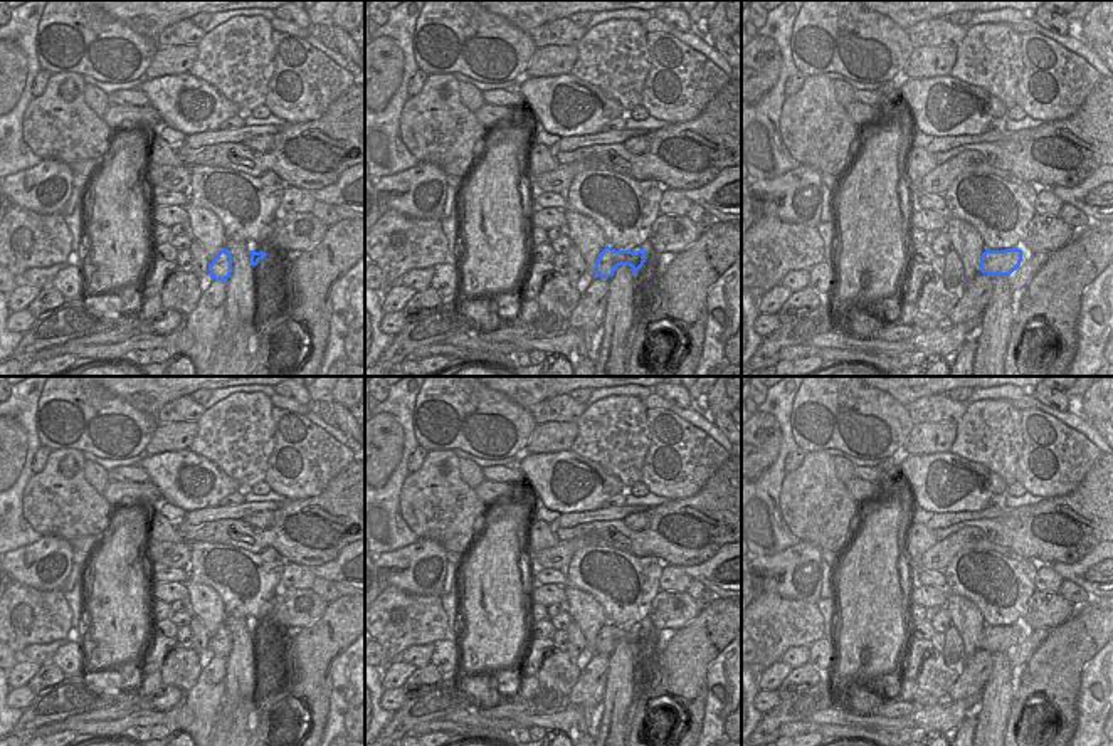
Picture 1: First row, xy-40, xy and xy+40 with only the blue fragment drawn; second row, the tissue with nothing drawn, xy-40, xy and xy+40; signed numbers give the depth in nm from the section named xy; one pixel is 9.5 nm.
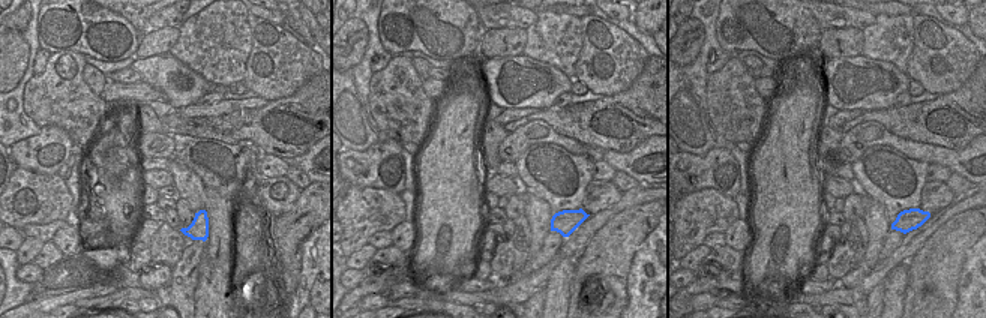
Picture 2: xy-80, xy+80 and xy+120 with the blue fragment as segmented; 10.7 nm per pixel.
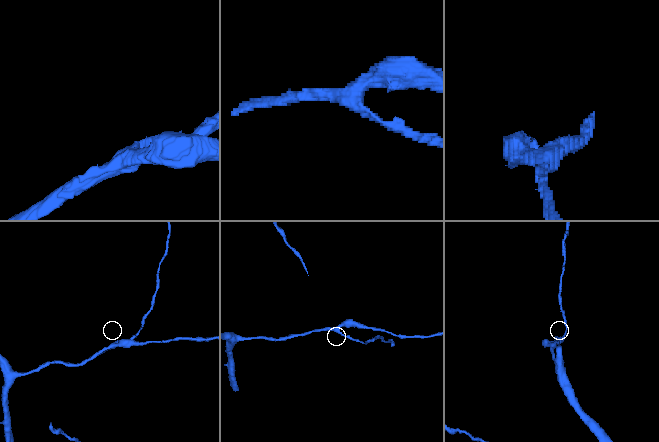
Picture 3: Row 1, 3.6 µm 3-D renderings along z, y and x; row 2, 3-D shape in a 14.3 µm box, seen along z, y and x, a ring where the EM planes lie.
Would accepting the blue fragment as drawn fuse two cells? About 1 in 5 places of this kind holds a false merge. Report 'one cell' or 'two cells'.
one cell

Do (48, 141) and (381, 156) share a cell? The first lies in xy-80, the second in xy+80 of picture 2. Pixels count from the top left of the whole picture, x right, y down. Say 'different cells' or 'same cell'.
same cell

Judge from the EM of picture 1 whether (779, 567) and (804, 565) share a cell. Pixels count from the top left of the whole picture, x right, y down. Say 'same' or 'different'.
same

